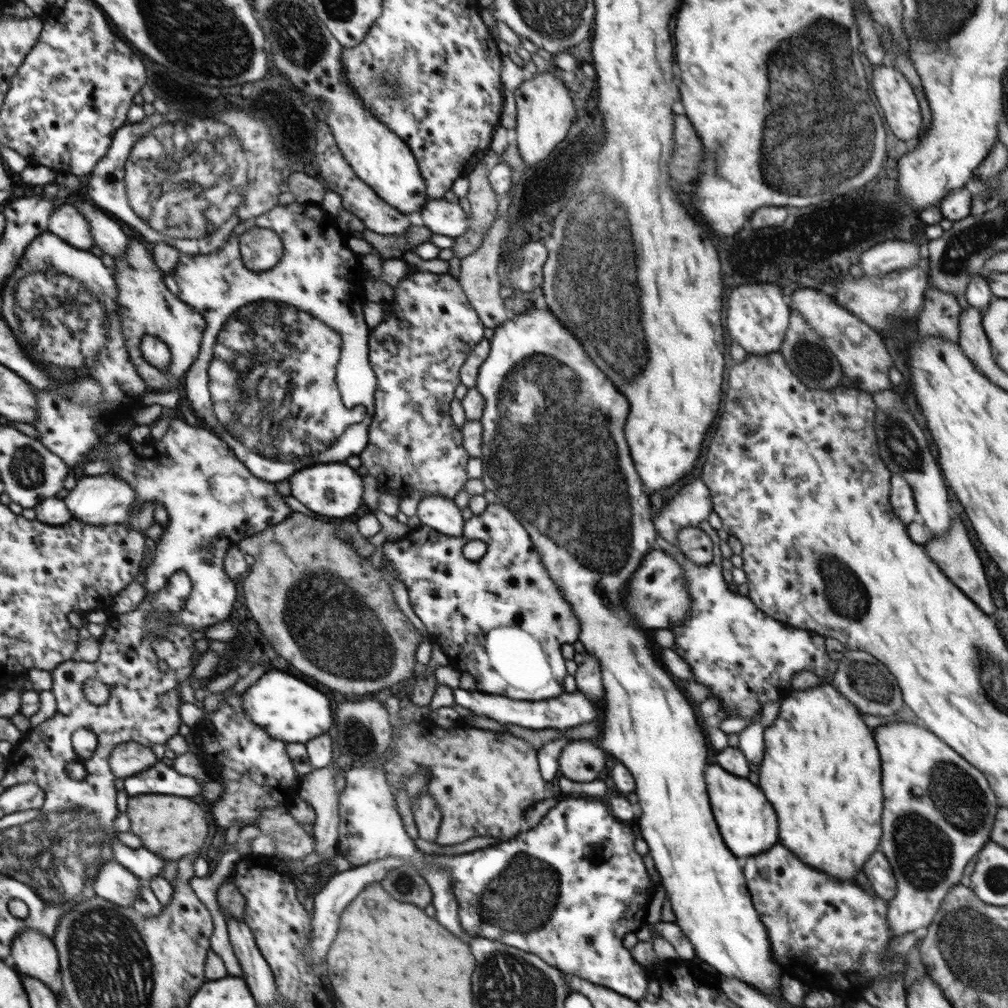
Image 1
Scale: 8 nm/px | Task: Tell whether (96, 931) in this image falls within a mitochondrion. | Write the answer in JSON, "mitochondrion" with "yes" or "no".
{"mitochondrion":"yes"}

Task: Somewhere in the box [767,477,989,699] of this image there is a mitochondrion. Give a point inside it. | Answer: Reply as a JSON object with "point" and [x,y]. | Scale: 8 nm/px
{"point":[846,594]}

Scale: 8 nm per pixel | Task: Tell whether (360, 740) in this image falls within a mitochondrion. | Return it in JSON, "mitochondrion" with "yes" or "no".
{"mitochondrion":"yes"}

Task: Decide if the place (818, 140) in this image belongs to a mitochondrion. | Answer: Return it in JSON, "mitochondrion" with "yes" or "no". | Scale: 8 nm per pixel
{"mitochondrion":"yes"}

